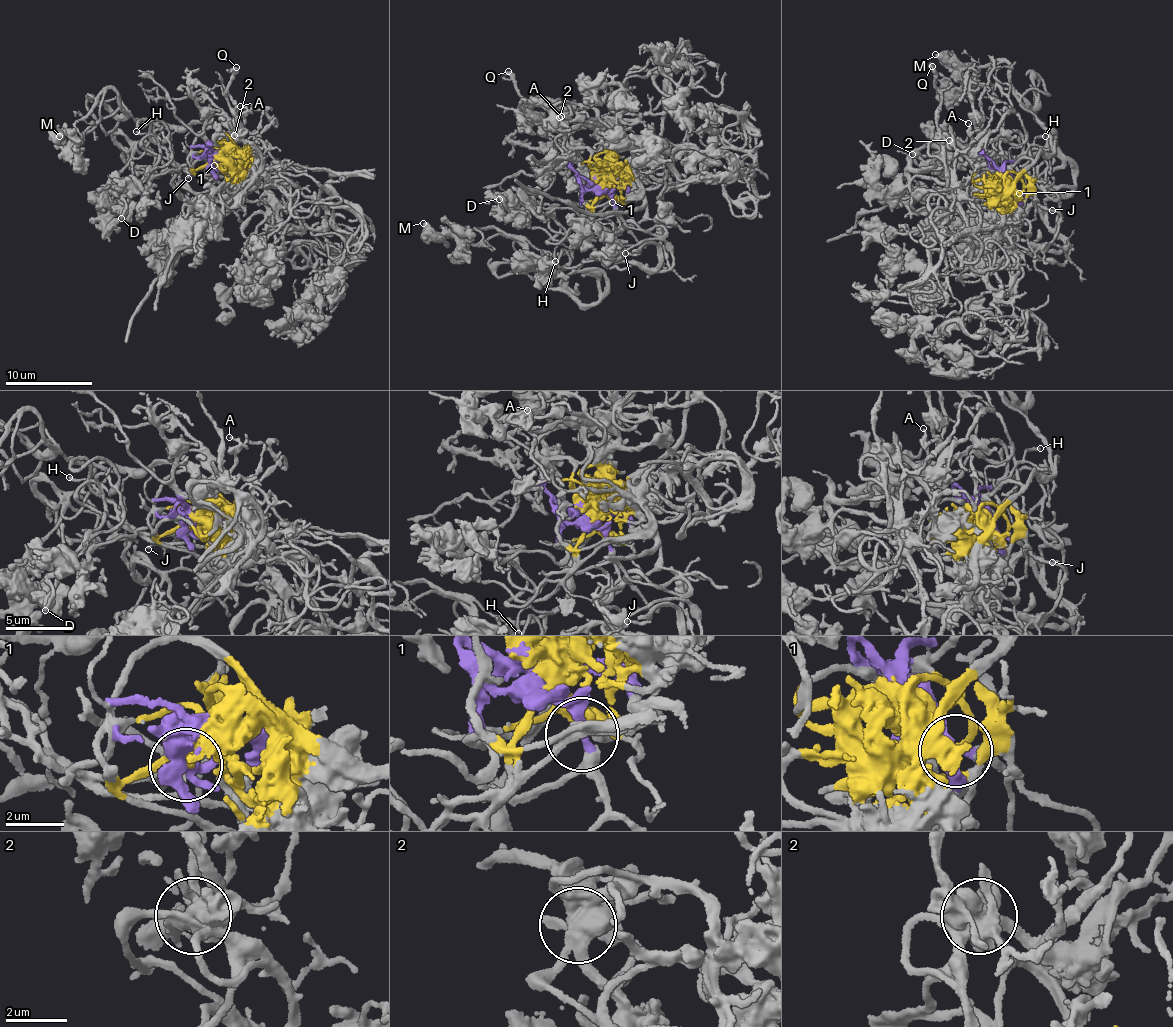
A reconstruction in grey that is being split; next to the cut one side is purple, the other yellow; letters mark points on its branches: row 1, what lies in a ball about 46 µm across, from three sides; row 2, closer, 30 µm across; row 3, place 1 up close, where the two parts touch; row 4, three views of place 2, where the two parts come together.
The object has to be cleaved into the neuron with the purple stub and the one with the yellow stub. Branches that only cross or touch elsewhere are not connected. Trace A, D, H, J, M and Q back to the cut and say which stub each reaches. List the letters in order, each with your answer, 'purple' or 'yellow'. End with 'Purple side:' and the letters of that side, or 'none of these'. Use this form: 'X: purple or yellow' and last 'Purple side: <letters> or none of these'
A: purple
D: yellow
H: yellow
J: purple
M: yellow
Q: purple
Purple side: A, J, Q

